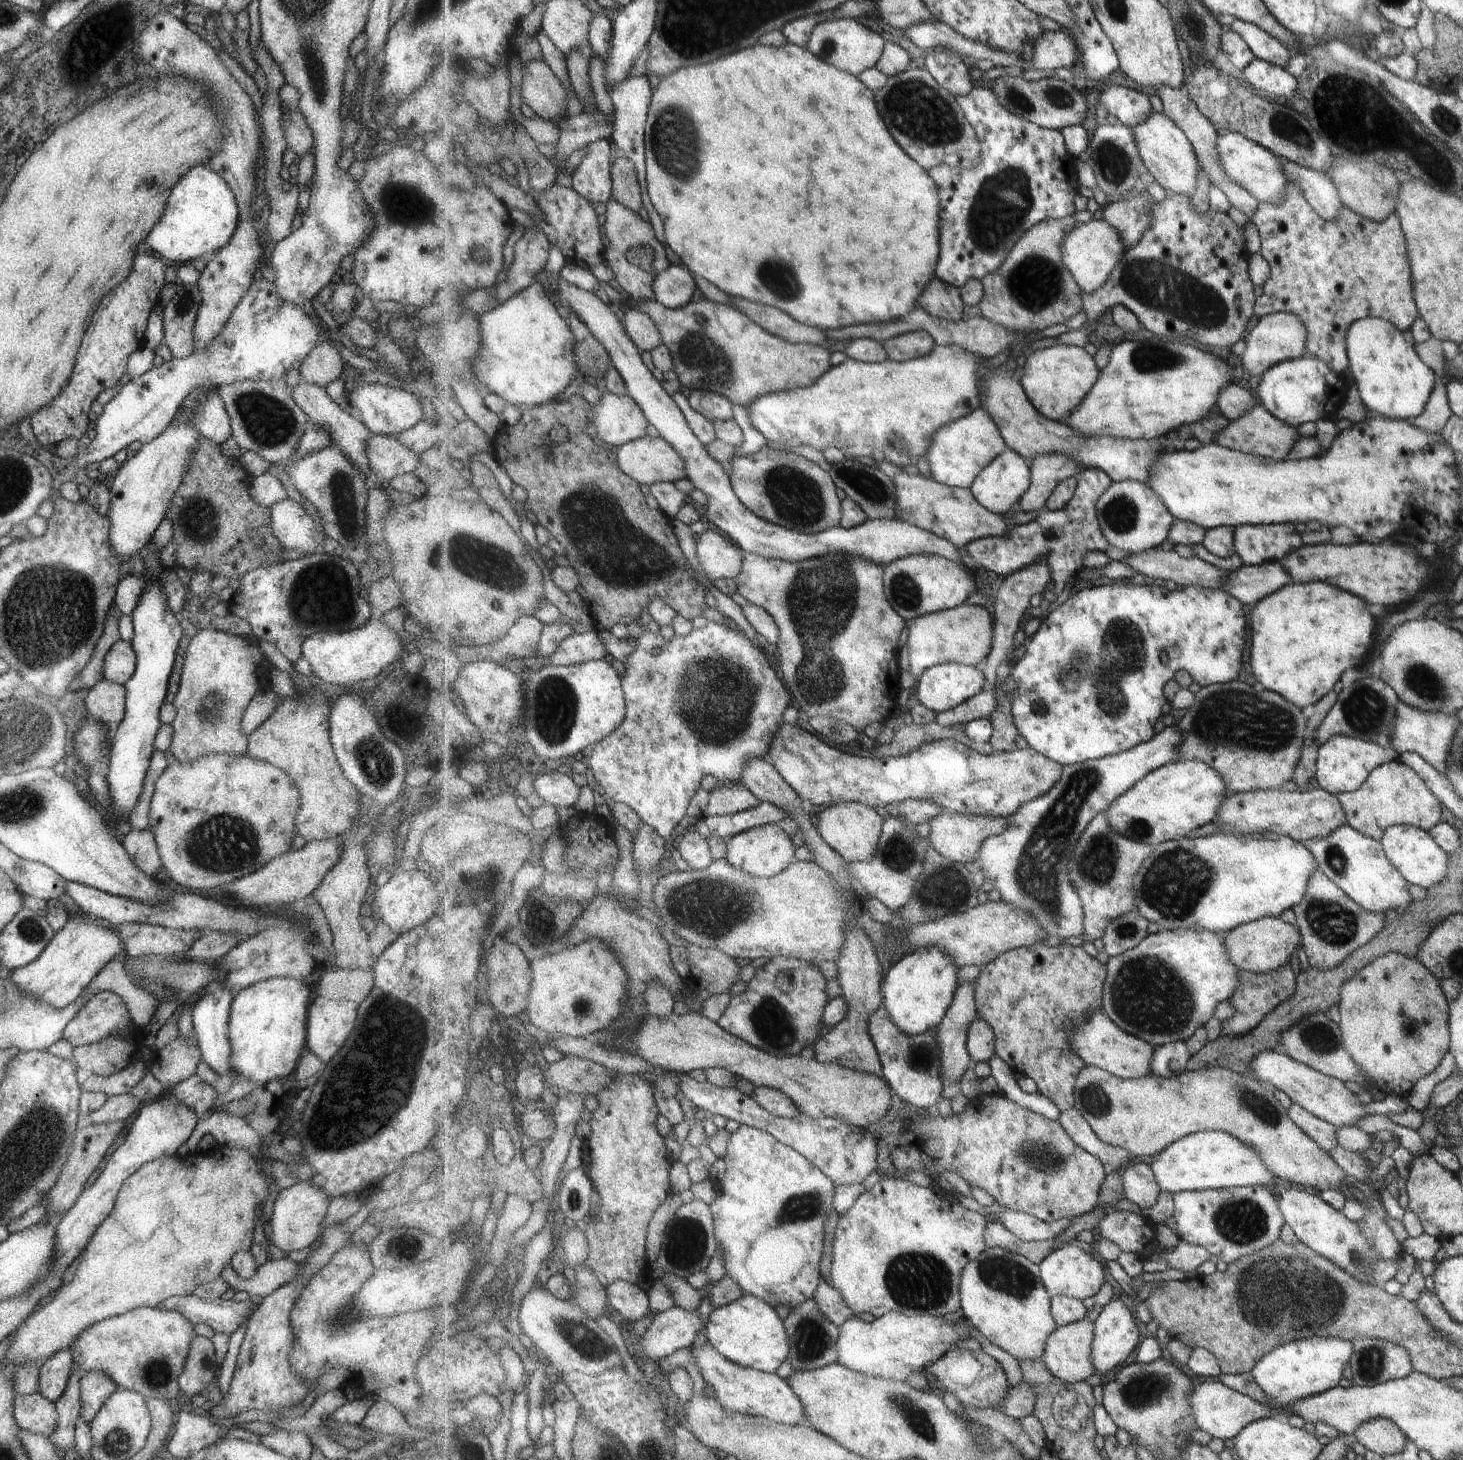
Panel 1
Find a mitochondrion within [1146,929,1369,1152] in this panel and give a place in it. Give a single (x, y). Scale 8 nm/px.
(1258, 1104)

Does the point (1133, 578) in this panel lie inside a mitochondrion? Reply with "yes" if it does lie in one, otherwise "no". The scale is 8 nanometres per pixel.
no

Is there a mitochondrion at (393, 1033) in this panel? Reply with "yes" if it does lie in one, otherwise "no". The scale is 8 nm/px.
yes

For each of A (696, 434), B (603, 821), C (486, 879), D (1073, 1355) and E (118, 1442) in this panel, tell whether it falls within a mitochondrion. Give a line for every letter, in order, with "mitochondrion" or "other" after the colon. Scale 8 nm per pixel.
A: other
B: other
C: mitochondrion
D: other
E: mitochondrion

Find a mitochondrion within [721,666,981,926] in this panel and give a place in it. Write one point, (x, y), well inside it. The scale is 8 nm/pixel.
(943, 890)

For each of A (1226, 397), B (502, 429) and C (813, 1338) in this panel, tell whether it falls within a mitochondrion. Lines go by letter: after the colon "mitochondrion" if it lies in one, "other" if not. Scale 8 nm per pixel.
A: other
B: other
C: mitochondrion

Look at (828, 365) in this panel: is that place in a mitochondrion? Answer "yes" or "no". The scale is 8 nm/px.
no

